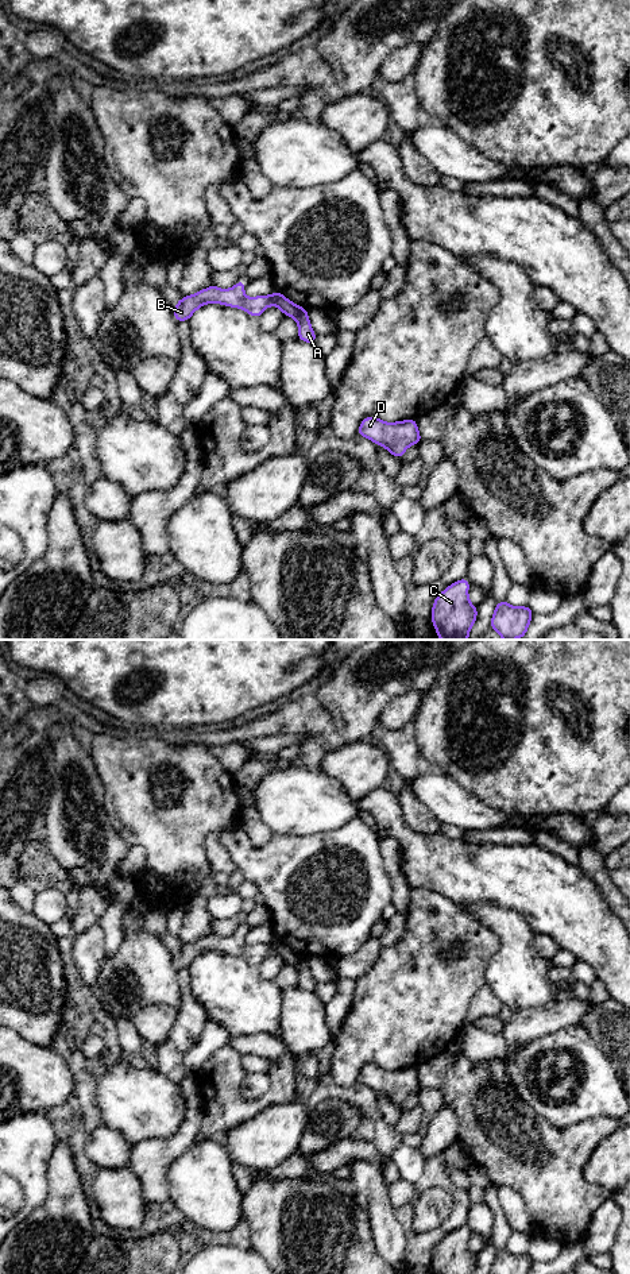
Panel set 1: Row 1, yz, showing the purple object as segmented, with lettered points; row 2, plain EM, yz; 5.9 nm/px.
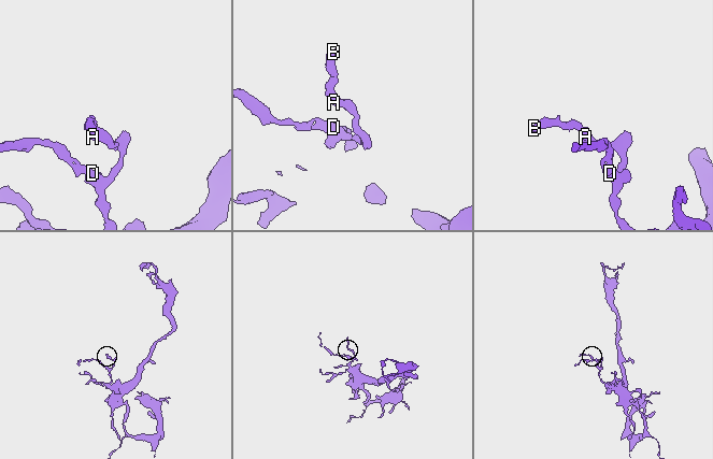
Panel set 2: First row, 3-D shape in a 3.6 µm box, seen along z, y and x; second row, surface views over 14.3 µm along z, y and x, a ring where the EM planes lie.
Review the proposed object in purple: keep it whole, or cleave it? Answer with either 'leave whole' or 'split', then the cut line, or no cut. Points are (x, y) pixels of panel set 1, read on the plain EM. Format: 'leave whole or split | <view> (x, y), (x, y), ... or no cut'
split | yz (302, 956), (296, 966)

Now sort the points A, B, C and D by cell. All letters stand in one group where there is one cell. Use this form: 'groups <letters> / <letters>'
groups A C D / B

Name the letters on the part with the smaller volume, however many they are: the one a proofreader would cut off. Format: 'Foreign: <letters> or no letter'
Foreign: B

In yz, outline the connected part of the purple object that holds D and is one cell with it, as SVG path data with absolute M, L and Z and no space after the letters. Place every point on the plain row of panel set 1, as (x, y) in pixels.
M374 1063L366 1065L357 1078L359 1084L367 1085L376 1093L383 1093L391 1103L401 1107L411 1092L422 1089L417 1068L384 1070Z

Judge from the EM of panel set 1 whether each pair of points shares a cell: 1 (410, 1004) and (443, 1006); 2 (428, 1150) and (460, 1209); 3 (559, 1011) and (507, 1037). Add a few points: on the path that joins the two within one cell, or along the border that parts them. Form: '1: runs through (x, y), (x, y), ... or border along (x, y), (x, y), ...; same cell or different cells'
1: runs through (418, 1004), (435, 1004); same cell
2: border along (457, 1138), (448, 1147), (425, 1159); different cells
3: runs through (547, 1019), (520, 1029); same cell

